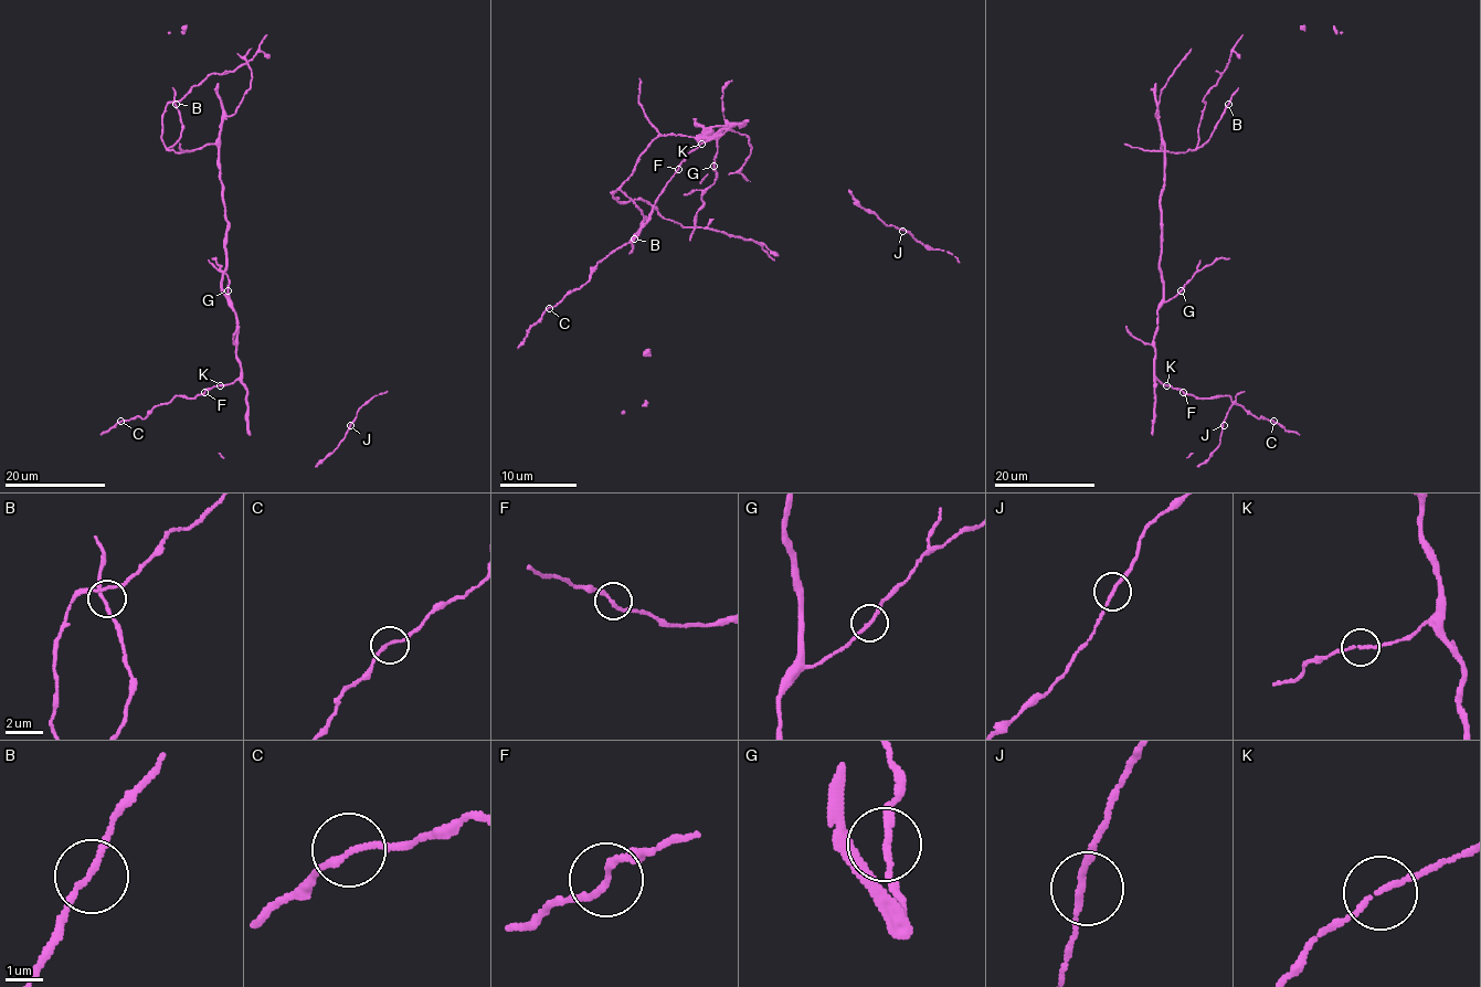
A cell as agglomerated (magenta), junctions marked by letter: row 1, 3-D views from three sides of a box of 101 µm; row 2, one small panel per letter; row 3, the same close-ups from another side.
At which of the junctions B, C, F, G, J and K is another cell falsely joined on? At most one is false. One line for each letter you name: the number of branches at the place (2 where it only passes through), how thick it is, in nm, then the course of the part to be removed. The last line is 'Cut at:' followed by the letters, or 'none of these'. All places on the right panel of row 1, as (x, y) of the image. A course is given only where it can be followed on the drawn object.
Cut at: none of these

